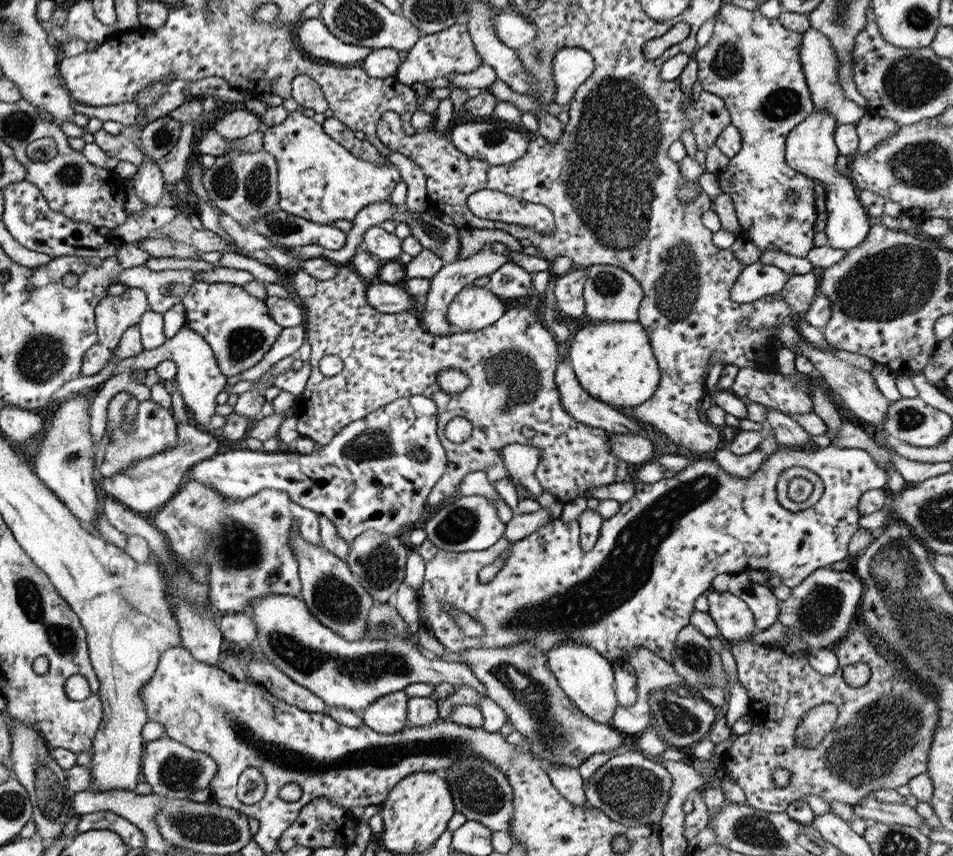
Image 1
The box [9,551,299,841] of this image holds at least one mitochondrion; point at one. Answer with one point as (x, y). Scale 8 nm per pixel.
(46, 783)

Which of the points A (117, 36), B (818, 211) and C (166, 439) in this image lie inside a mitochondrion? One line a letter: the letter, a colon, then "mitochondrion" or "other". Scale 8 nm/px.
A: other
B: other
C: other

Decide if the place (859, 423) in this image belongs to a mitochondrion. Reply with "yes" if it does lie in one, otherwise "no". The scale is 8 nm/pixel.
no

